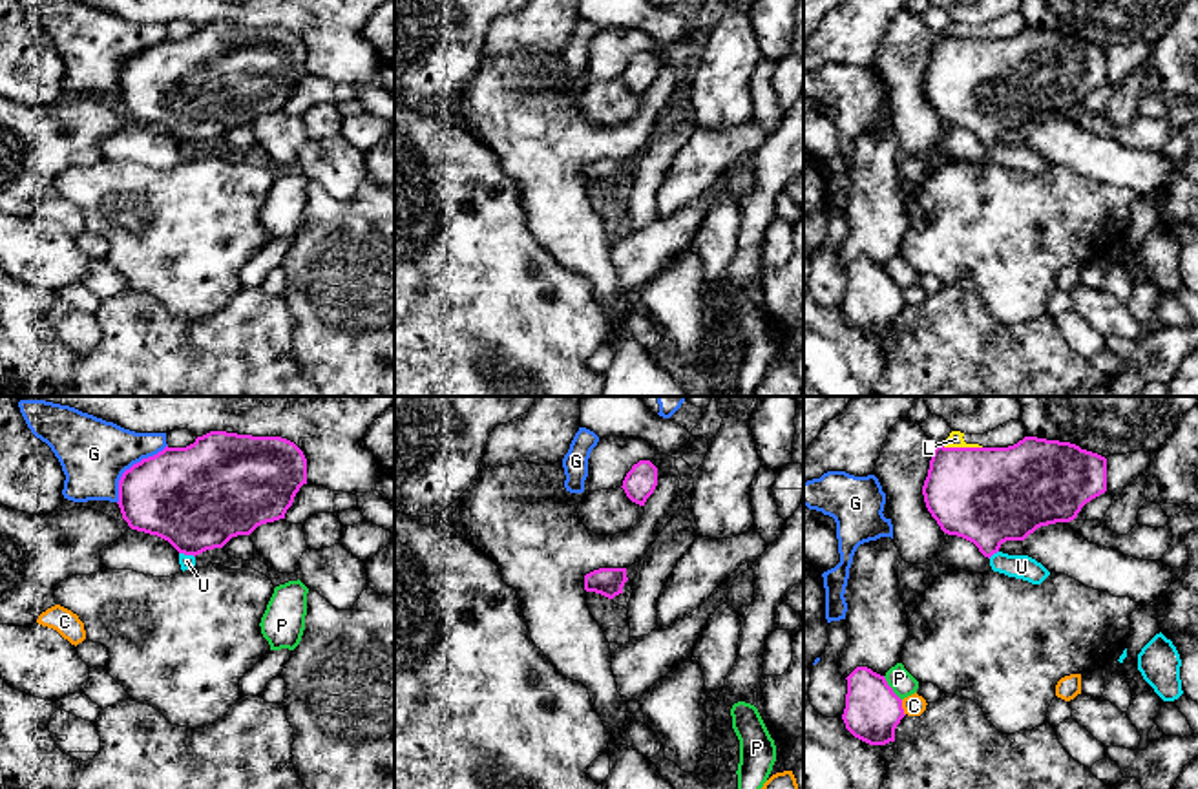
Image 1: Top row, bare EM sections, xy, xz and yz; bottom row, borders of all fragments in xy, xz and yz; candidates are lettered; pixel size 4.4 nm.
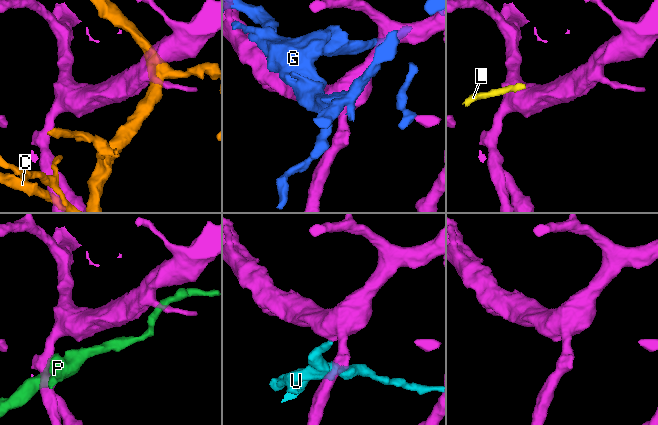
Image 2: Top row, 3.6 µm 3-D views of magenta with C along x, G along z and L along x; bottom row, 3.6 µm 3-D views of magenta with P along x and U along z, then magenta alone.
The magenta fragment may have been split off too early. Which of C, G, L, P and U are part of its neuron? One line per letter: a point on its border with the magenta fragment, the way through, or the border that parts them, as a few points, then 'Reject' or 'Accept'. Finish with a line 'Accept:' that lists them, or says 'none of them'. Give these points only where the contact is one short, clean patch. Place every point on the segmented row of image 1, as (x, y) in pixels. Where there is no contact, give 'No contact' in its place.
C: Touches magenta at yz (901, 707). Reject
G: Touches magenta at xy (132, 466). Reject
L: Touches magenta at yz (961, 448). Boundary: yz (939, 444), (981, 448). Reject
P: Touches magenta at yz (892, 689). Reject
U: Touches magenta at xy (187, 554). Path across: xy (198, 499), (187, 554), (187, 561). Accept
Accept: U

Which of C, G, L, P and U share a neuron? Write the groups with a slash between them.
C / G / L / P / U

